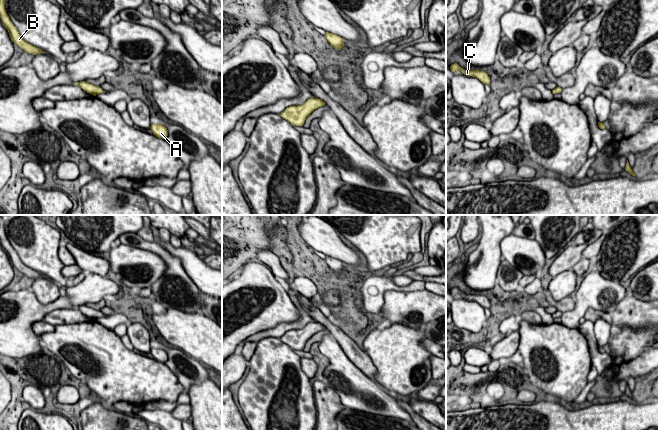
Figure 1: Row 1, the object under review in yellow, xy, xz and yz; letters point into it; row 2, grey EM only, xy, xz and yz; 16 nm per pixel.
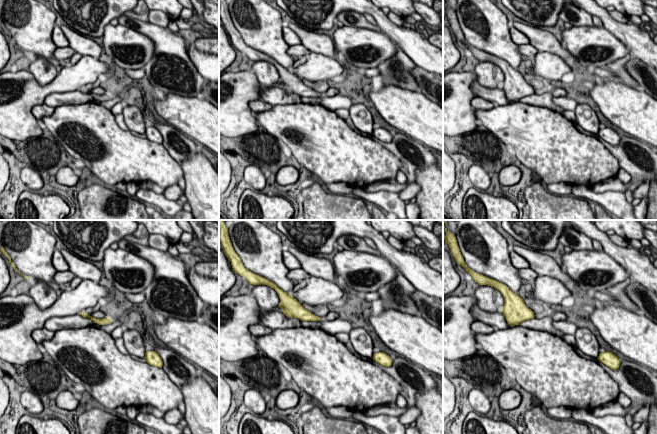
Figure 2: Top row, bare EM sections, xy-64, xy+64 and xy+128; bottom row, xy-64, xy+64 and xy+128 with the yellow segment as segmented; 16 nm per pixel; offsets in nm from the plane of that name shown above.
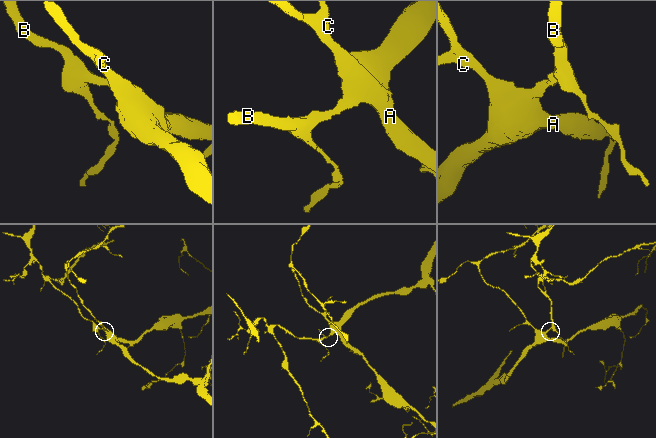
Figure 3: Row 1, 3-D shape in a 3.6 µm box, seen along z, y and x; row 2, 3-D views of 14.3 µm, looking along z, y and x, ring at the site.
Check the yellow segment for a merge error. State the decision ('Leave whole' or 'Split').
Leave whole

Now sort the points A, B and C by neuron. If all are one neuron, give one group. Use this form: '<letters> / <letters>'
A B C

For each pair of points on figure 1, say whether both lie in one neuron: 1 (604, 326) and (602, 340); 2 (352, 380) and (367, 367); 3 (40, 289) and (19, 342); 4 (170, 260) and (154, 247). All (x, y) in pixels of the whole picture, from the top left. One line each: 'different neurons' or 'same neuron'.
1: same neuron
2: different neurons
3: different neurons
4: same neuron

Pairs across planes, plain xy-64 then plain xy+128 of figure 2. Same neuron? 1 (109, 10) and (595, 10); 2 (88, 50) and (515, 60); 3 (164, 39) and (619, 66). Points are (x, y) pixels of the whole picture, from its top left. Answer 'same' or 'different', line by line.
1: same
2: different
3: same

